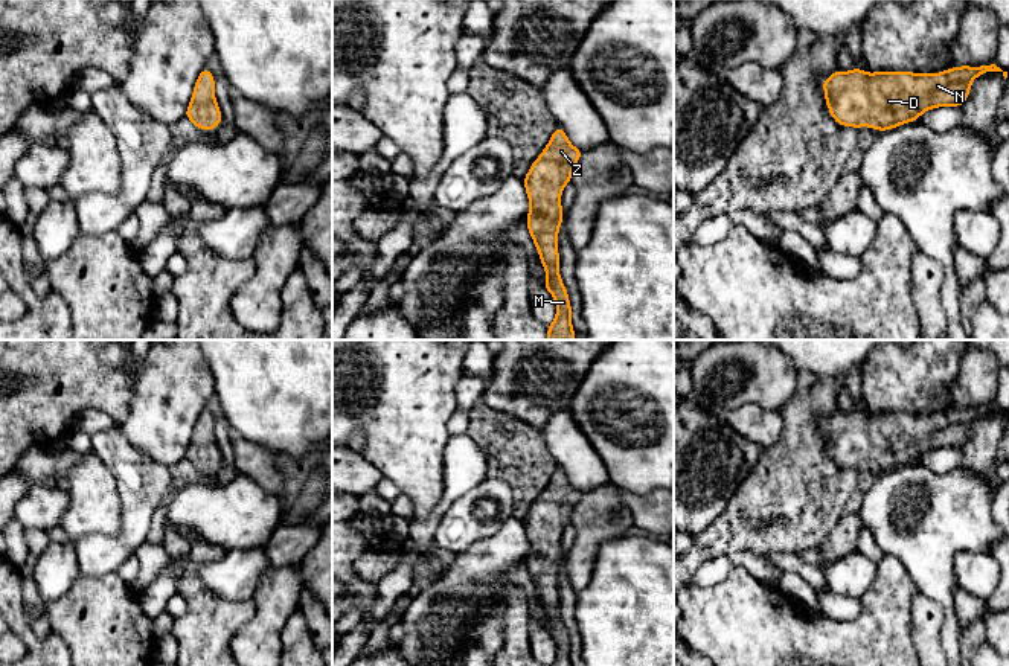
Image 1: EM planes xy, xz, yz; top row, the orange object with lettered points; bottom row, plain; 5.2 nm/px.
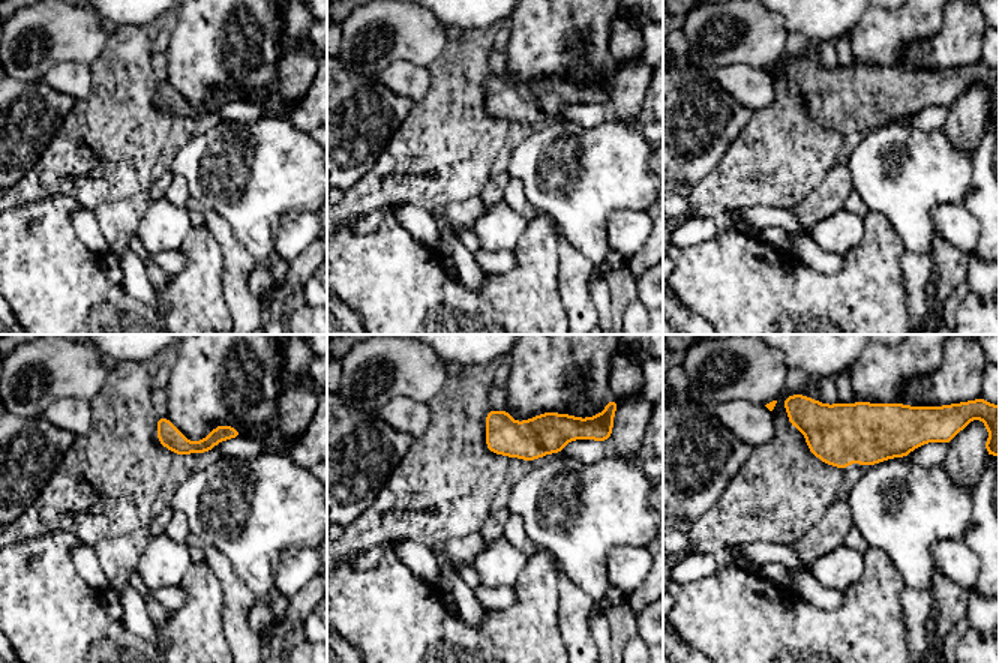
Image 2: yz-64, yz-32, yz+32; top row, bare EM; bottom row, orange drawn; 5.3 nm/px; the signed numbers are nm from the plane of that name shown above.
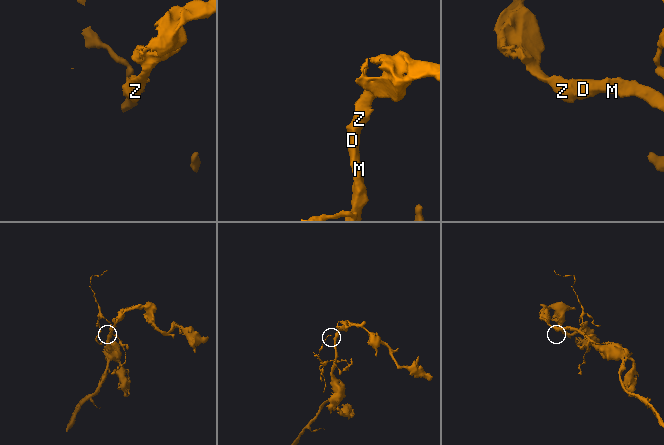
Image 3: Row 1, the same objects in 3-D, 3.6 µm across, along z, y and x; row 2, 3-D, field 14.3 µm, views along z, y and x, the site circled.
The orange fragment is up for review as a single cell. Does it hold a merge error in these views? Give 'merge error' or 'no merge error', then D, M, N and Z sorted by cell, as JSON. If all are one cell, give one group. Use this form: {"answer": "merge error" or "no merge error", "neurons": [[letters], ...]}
{"answer": "no merge error", "neurons": [["D", "M", "N", "Z"]]}

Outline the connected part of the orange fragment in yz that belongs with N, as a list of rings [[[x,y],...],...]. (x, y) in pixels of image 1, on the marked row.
[[[991,64],[991,66],[980,66],[980,67],[969,67],[969,66],[960,66],[960,67],[951,67],[945,72],[940,72],[940,73],[913,73],[913,72],[875,72],[875,73],[866,73],[864,70],[861,70],[858,66],[850,70],[850,72],[841,72],[841,70],[835,70],[831,76],[828,76],[822,87],[825,90],[825,99],[826,99],[826,105],[828,105],[828,110],[832,116],[832,119],[838,123],[838,125],[843,125],[843,126],[852,126],[852,128],[861,128],[861,126],[870,126],[876,131],[887,131],[887,130],[892,130],[892,128],[896,128],[899,125],[904,125],[904,123],[908,123],[908,122],[916,122],[919,120],[919,116],[927,111],[927,110],[931,110],[931,108],[939,108],[939,107],[962,107],[966,99],[968,99],[968,94],[971,91],[971,82],[979,76],[979,75],[986,75],[989,72],[1001,72],[1004,79],[1007,78],[1007,72],[1003,72],[1000,67],[997,67],[995,64]]]

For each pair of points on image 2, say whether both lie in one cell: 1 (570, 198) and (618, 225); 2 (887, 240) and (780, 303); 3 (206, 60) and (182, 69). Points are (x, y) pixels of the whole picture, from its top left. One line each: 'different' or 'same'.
1: different
2: same
3: same

